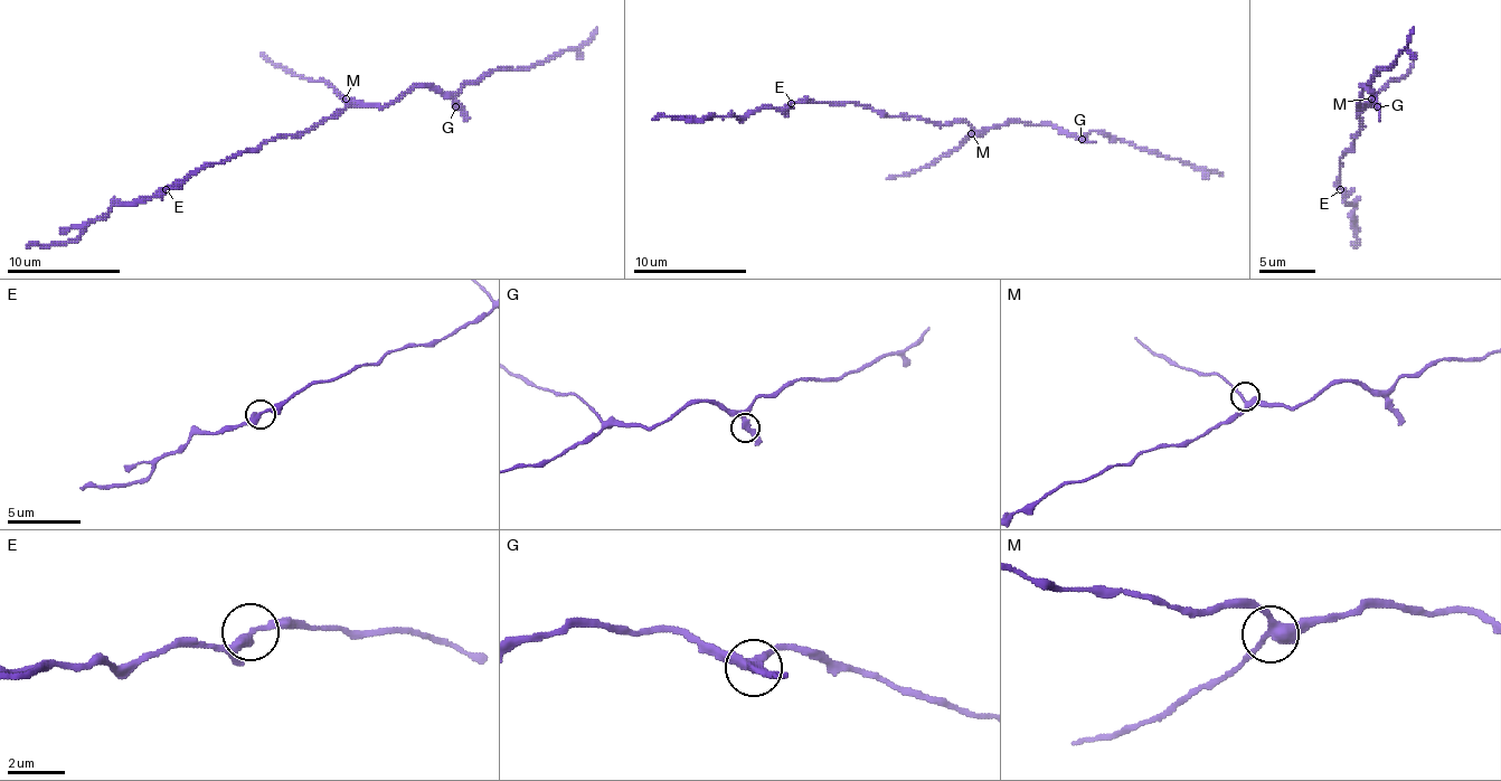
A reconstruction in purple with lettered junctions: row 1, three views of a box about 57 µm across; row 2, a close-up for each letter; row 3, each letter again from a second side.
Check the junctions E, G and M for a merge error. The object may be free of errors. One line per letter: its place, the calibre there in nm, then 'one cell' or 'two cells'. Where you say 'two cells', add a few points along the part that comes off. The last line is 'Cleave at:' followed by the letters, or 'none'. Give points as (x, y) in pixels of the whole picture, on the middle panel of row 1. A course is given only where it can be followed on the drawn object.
E: at (791, 103); 240 nm thick; two cells; foreign part runs (791, 102), (785, 107), (760, 107), (739, 116), (652, 119)
G: at (1082, 139); 240 nm thick; one cell
M: at (971, 133); 280 nm thick; one cell
Cleave at: E

